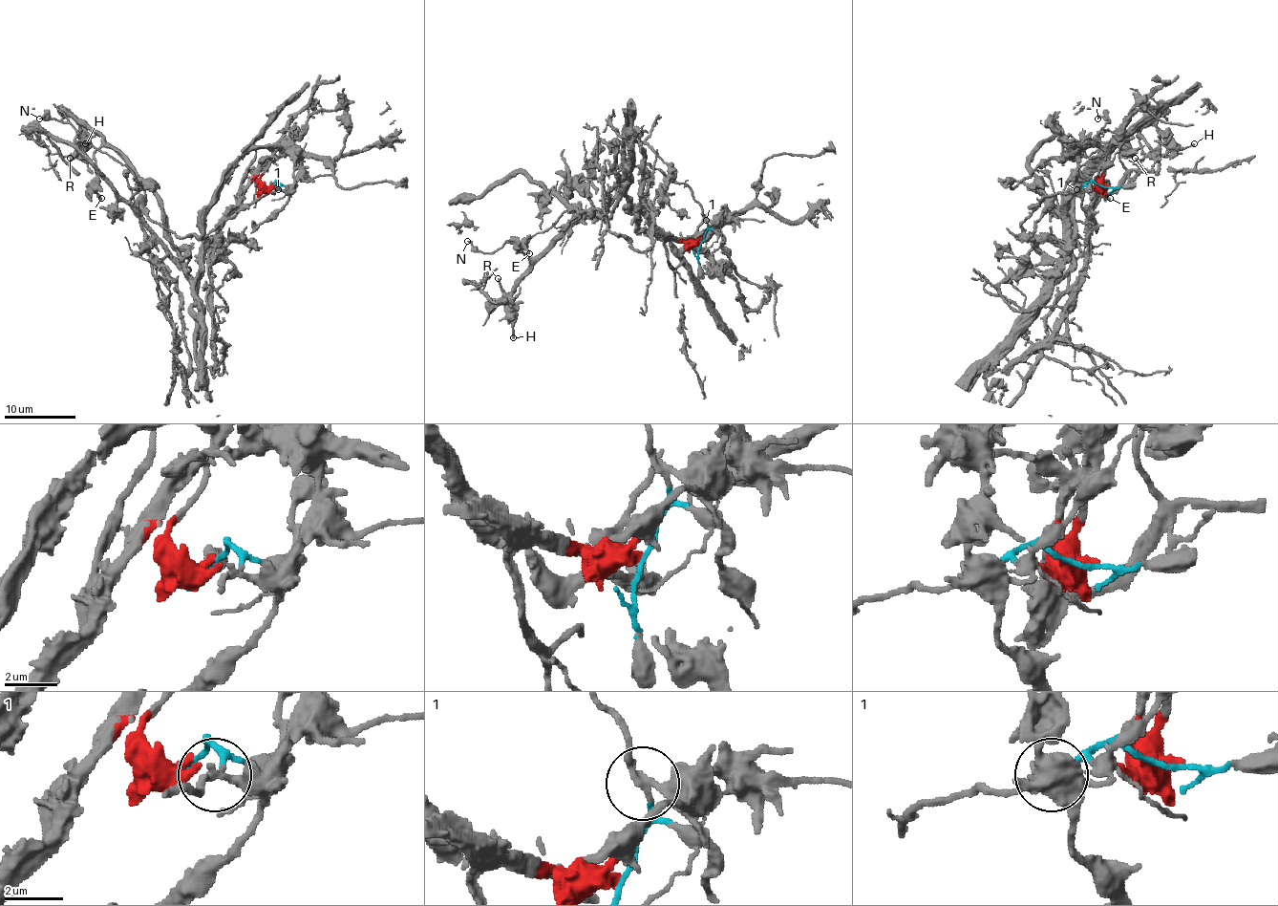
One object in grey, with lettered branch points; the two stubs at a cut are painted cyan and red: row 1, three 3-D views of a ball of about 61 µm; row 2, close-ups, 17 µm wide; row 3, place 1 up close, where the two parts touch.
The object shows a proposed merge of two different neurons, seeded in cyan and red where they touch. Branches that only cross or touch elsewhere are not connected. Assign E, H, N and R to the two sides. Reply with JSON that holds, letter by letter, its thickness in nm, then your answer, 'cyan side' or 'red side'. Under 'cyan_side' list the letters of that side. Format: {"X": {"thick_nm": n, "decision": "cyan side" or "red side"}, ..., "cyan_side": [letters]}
{"E": {"thick_nm": 240, "decision": "red side"}, "H": {"thick_nm": 190, "decision": "red side"}, "N": {"thick_nm": 200, "decision": "cyan side"}, "R": {"thick_nm": 200, "decision": "red side"}, "cyan_side": ["N"]}

